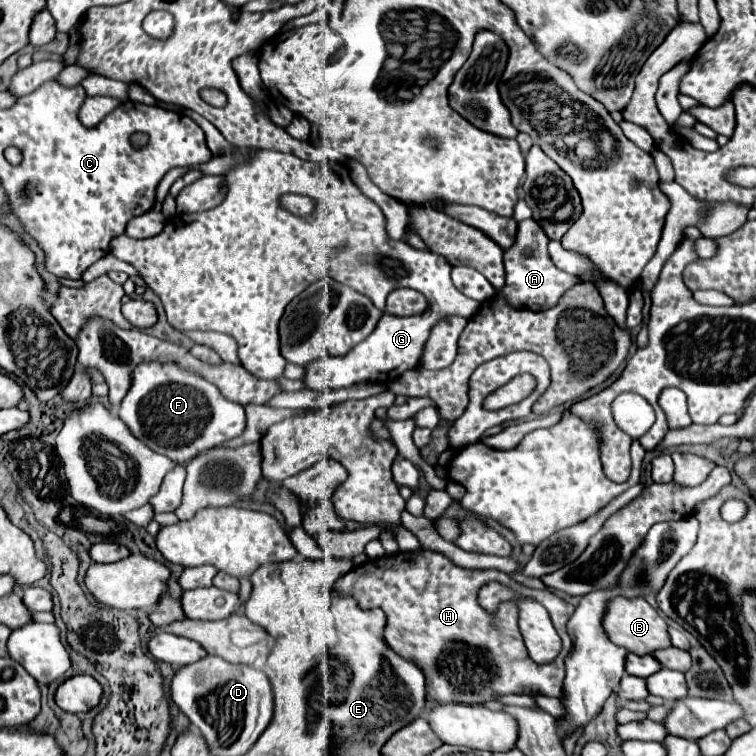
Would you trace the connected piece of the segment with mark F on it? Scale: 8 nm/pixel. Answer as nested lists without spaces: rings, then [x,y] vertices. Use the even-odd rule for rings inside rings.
[[[142,361],[134,367],[130,377],[132,383],[120,403],[118,417],[126,423],[130,433],[136,435],[136,439],[176,463],[176,467],[164,477],[160,491],[150,499],[156,513],[174,511],[182,499],[182,483],[186,475],[182,463],[212,445],[216,447],[238,437],[246,427],[244,407],[228,401],[214,383],[194,371],[182,369],[178,363]]]

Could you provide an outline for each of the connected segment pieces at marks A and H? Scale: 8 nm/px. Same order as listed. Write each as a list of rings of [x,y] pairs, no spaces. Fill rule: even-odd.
[[[526,219],[518,225],[516,243],[508,251],[504,251],[504,267],[506,267],[506,285],[498,293],[502,293],[506,301],[518,309],[522,307],[532,311],[550,309],[558,303],[564,291],[580,283],[578,277],[556,269],[556,265],[550,261],[550,255],[546,251],[546,235],[534,219]]]
[[[424,547],[412,553],[394,553],[394,555],[366,561],[364,565],[354,567],[344,577],[340,577],[336,587],[344,595],[352,591],[352,597],[358,601],[362,609],[380,607],[386,613],[386,619],[388,619],[386,631],[384,631],[386,643],[390,643],[390,647],[400,657],[420,667],[420,671],[426,675],[426,697],[430,701],[436,701],[436,703],[452,701],[452,703],[476,705],[476,703],[494,701],[496,697],[508,695],[508,693],[526,693],[532,697],[548,695],[558,699],[564,697],[564,657],[572,649],[572,639],[566,631],[566,623],[574,613],[574,605],[566,603],[552,591],[538,591],[538,589],[524,587],[518,581],[514,581],[510,575],[500,571],[466,571],[462,567],[456,567],[444,553],[430,551]],[[488,581],[506,581],[506,585],[512,587],[516,593],[524,597],[532,597],[548,609],[550,619],[564,643],[560,655],[554,661],[546,665],[538,665],[528,657],[524,639],[518,629],[518,607],[514,607],[512,603],[502,603],[496,613],[488,613],[486,609],[478,605],[478,591]]]

